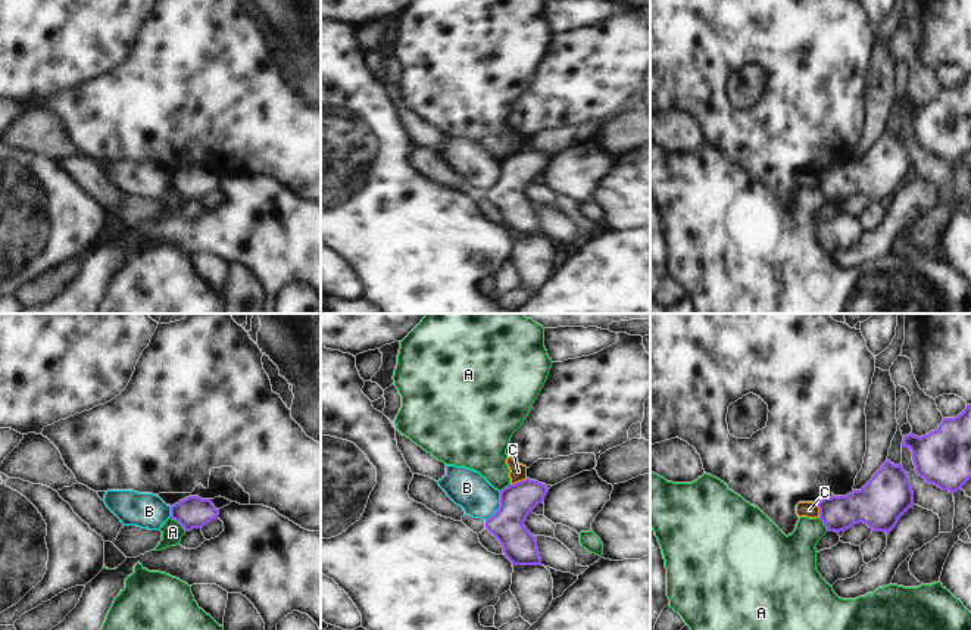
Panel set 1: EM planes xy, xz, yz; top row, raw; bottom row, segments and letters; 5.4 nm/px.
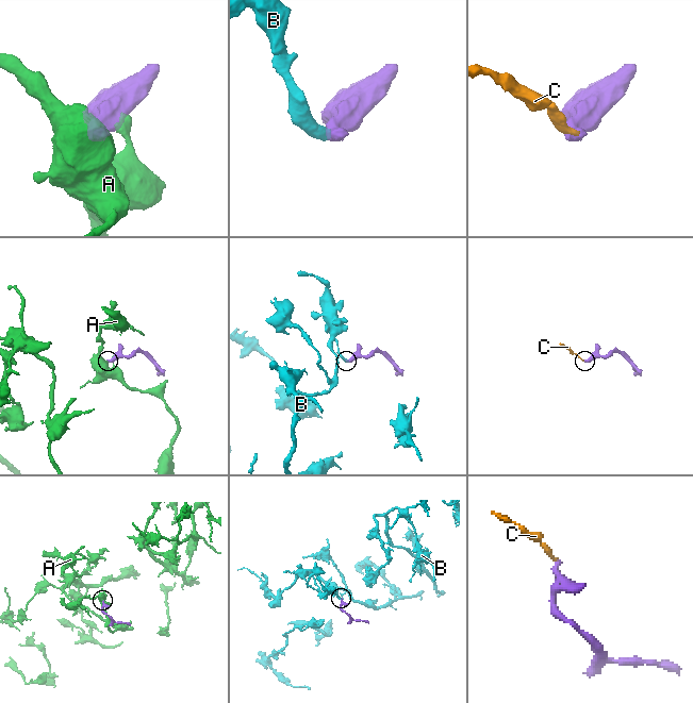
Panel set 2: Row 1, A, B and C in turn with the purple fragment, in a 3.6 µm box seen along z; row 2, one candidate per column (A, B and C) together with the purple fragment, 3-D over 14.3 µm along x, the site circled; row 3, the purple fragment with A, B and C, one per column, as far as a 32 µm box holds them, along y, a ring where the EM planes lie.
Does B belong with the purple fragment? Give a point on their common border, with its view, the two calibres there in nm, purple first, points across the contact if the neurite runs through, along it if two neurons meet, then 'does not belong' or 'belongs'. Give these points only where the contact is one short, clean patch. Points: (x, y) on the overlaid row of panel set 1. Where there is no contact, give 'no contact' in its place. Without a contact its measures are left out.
contact xz (500, 507); calibres 190 and 200 nm; border xz (500, 492), (500, 507), (486, 521); does not belong

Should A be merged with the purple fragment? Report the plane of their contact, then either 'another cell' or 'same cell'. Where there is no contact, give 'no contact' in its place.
xy | another cell

